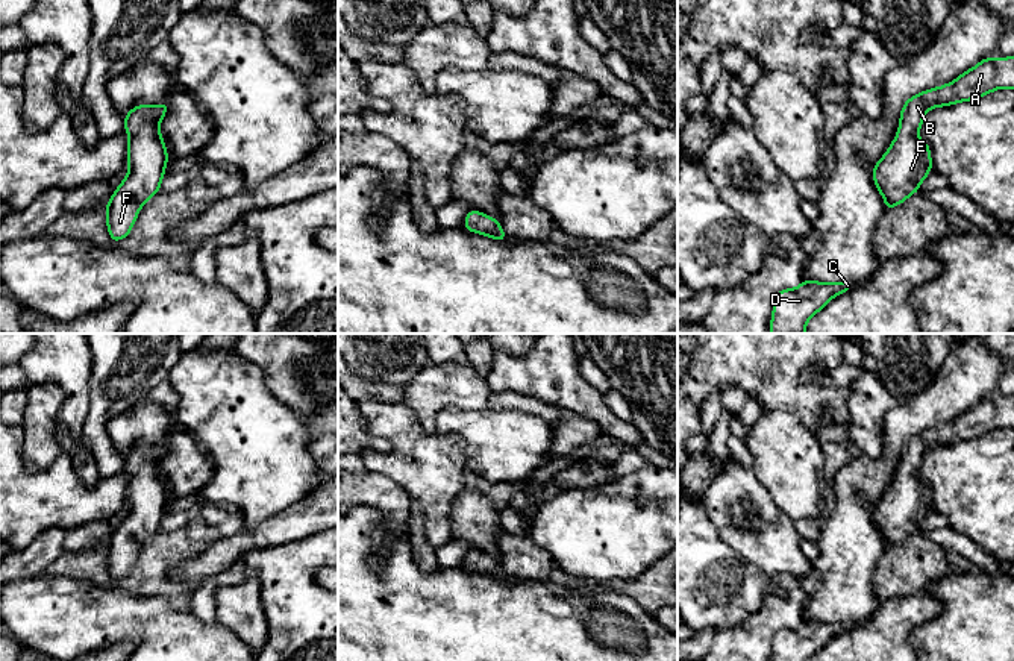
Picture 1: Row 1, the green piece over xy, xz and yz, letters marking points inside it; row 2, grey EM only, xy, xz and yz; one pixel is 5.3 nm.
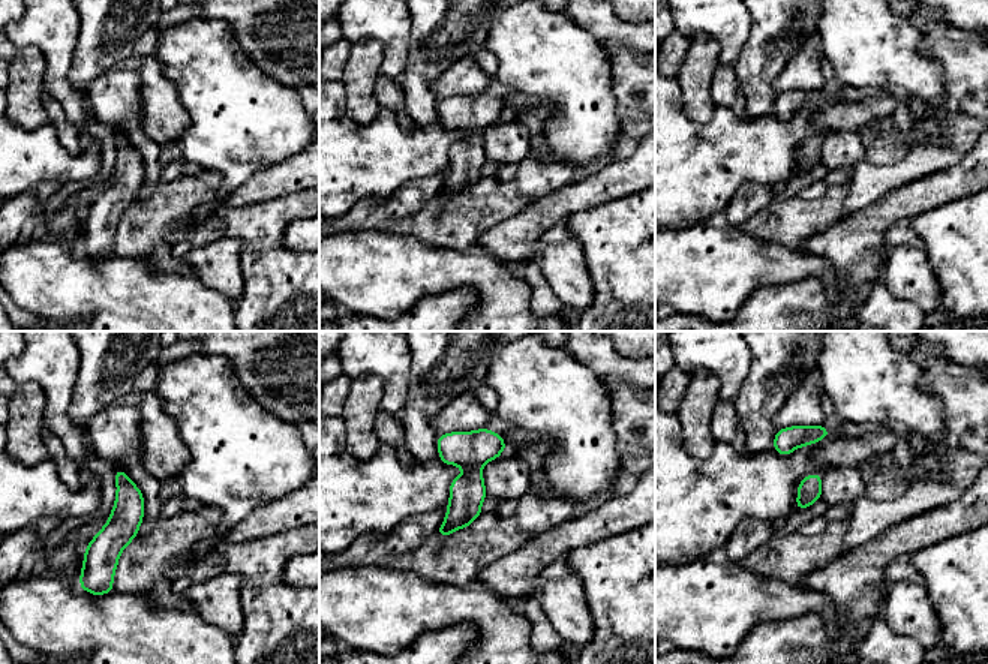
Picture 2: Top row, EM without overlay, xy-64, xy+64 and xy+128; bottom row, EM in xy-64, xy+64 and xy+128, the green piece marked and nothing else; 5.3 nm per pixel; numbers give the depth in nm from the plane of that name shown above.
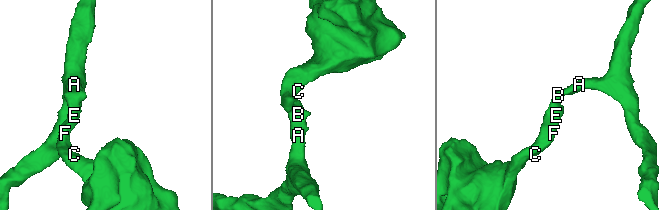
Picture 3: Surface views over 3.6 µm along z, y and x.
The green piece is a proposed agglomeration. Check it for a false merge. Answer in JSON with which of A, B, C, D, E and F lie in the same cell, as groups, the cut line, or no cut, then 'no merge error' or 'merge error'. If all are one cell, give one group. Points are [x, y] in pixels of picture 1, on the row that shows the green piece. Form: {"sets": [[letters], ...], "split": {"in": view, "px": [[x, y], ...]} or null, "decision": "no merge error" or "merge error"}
{"sets": [["A", "B", "C", "D", "E", "F"]], "split": null, "decision": "no merge error"}

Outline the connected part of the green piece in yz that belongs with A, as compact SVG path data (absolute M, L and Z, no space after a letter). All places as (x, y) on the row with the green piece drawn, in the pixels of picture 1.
M1014 56L1011 58L985 58L973 68L962 73L952 83L946 83L938 88L926 89L911 99L908 99L902 108L899 120L899 132L890 149L878 161L873 168L873 180L878 191L882 194L887 211L899 203L903 203L911 194L920 191L920 183L926 179L932 170L931 149L922 141L917 133L923 124L923 117L929 109L938 106L950 106L958 102L969 102L993 92L1000 88L1014 89Z

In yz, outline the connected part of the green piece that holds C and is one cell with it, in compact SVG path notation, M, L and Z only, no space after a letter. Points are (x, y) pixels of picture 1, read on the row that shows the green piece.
M805 279L797 288L781 290L773 299L770 334L805 334L808 320L852 282L823 284Z

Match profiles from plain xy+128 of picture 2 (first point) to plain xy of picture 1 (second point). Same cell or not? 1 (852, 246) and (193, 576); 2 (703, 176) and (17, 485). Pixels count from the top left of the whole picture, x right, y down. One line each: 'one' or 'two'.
1: one
2: one

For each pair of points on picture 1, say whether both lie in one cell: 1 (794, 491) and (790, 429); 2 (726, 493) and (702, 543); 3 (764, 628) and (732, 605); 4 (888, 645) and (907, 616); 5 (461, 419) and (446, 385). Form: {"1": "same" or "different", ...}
{"1": "same", "2": "different", "3": "different", "4": "same", "5": "different"}

